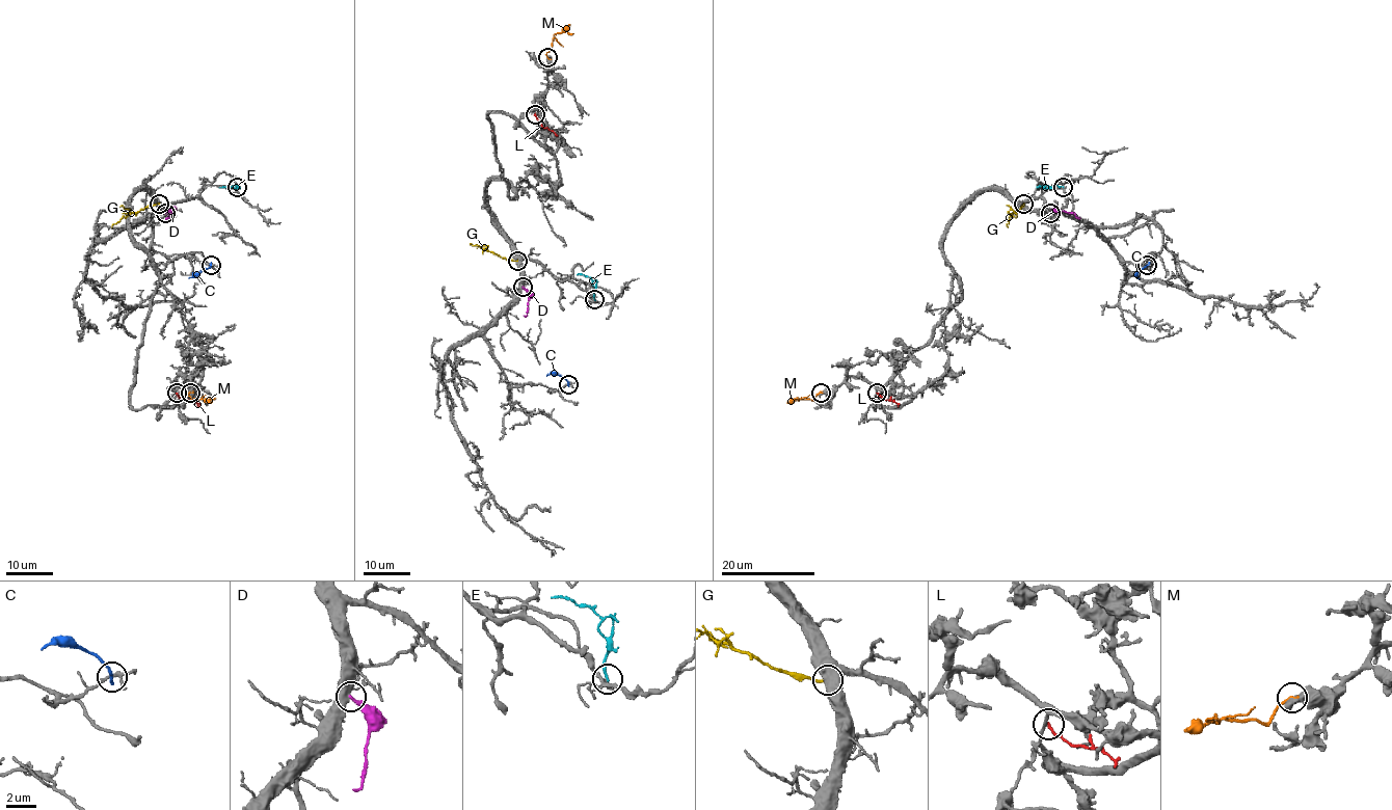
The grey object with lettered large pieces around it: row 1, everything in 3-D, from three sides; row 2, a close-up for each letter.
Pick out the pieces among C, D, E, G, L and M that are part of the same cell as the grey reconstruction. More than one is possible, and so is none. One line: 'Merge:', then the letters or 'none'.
Merge: none

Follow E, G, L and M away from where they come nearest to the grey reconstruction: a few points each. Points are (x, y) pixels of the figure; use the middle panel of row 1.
E: (594, 299), (592, 280), (577, 274)
G: (517, 261), (506, 260), (470, 244)
L: (535, 114), (539, 124), (557, 135)
M: (547, 58), (554, 35), (566, 31), (573, 33)

